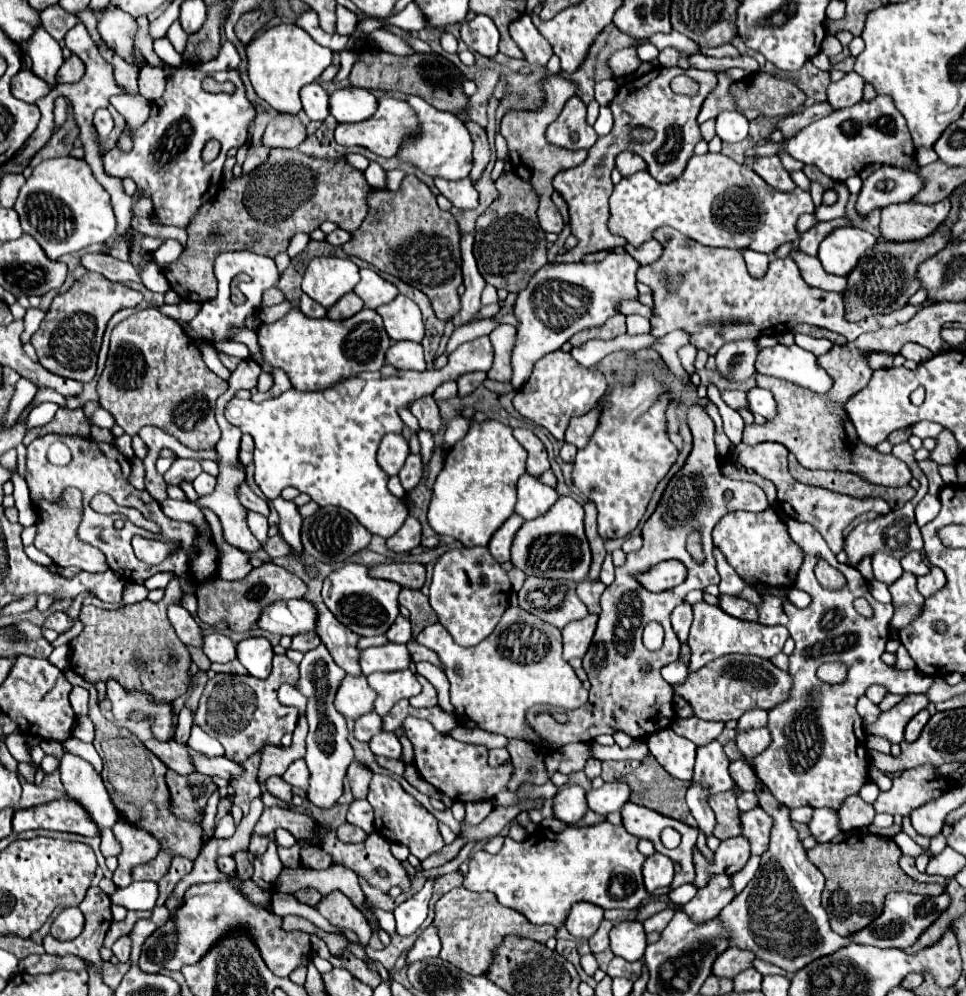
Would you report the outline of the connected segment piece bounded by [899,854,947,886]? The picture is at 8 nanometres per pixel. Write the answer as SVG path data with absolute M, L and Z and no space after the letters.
M901 856L901 860L899 860L899 864L901 864L901 868L913 878L913 880L921 880L921 882L939 882L939 884L947 884L945 882L945 878L943 876L929 876L929 874L923 874L923 872L919 872L917 870L917 866L915 866L915 858L913 856Z

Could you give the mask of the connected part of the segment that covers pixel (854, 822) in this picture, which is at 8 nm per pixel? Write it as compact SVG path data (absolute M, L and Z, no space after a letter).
M851 796L839 810L839 828L851 832L851 828L865 828L873 822L876 812L861 796Z

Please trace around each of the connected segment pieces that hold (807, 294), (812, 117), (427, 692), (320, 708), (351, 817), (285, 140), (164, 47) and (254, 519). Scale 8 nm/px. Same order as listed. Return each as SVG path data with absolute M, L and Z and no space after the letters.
M667 226L655 230L653 238L663 246L663 254L653 264L637 270L637 282L647 284L653 292L649 334L661 338L673 330L685 330L691 344L697 350L705 350L709 356L715 356L719 346L727 342L739 338L757 340L765 334L783 334L803 322L843 334L849 342L853 342L865 332L909 322L923 306L935 304L935 300L927 300L919 306L907 306L907 310L895 314L876 314L859 324L851 324L845 320L843 294L807 286L791 258L771 260L767 274L763 278L753 278L748 273L743 254L738 250L701 246Z
M821 102L821 104L815 104L811 108L803 108L801 112L795 112L783 120L777 122L777 130L783 134L783 140L787 138L793 138L797 132L801 132L805 126L809 126L811 122L823 118L823 116L829 116L833 110L829 108L827 102Z
M417 676L417 678L419 678L419 682L421 682L421 686L423 686L423 690L421 690L419 696L413 696L413 698L411 698L411 706L413 706L413 708L433 708L433 706L437 706L437 692L435 692L435 688L431 686L431 682L427 682L427 680L421 678L421 676Z
M321 644L315 650L307 652L301 660L301 678L299 692L307 696L307 720L309 720L309 736L307 736L307 754L305 764L309 768L309 788L307 798L311 804L319 808L331 808L337 798L343 794L343 778L353 762L353 748L347 742L347 726L345 718L335 710L333 698L335 692L345 678L345 672L335 664L329 650Z
M353 800L351 808L349 808L349 814L347 814L347 822L355 824L355 826L361 826L367 834L375 832L371 804L367 800Z
M277 114L265 134L263 134L263 146L265 148L297 148L307 138L305 124L291 114Z
M159 38L155 40L155 54L161 58L161 62L165 62L171 68L179 68L183 66L183 56L171 46L171 42L167 38Z
M247 512L247 526L251 528L253 536L255 536L261 544L267 542L267 528L269 528L269 524L267 524L267 518L265 518L265 516L255 514L255 512Z

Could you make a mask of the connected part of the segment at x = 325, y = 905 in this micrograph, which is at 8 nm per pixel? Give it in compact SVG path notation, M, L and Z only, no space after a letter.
M333 892L329 896L323 896L323 900L319 902L317 910L333 926L353 930L359 936L359 942L361 944L367 944L369 942L371 926L367 924L367 920L363 918L363 914L359 910L355 910L355 906L351 904L351 900L347 896L343 896L341 892Z

